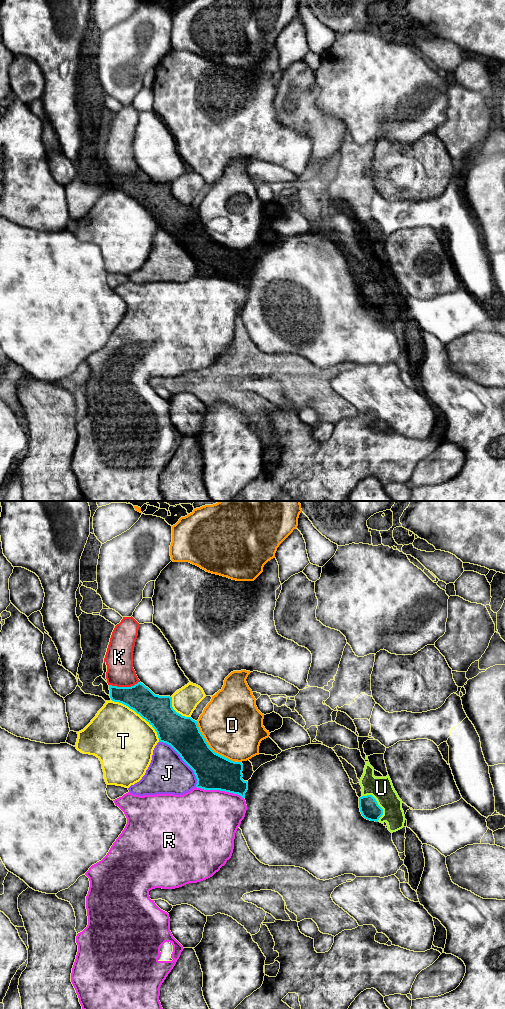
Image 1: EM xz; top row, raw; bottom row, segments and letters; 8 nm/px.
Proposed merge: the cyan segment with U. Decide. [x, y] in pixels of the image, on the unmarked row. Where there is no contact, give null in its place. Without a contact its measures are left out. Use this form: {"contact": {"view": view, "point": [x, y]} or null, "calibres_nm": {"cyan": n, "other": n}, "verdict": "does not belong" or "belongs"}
{"contact": {"view": "xz", "point": [377, 292]}, "calibres_nm": {"cyan": 160, "other": 190}, "verdict": "belongs"}

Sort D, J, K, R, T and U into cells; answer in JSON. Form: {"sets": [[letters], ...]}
{"sets": [["D"], ["J"], ["K"], ["R"], ["T"], ["U"]]}

